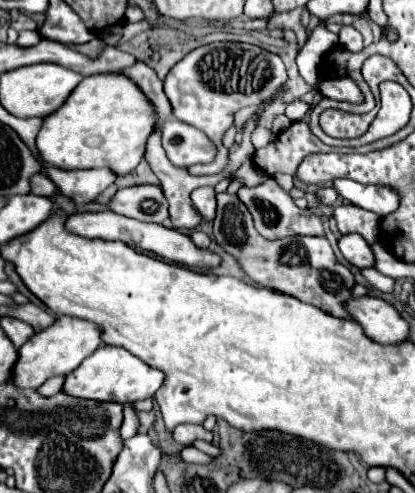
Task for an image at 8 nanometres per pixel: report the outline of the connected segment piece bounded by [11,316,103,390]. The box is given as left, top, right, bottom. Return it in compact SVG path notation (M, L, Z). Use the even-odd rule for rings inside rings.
M57 316L51 326L47 326L43 332L35 332L21 348L19 348L19 360L13 368L13 384L19 384L21 388L39 388L47 378L69 374L73 372L87 356L91 356L99 346L101 340L101 328L93 322L71 318L71 316Z

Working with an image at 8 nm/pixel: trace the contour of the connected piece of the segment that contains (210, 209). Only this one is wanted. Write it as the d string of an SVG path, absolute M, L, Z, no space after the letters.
M197 188L191 194L191 200L203 218L207 220L215 218L215 190L213 188Z

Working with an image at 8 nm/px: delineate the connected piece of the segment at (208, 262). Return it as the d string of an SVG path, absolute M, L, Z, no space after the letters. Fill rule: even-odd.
M81 212L81 214L73 214L67 218L67 230L75 232L79 236L85 238L101 238L101 240L119 240L125 242L131 248L139 248L145 252L151 252L159 258L165 258L169 262L175 264L183 264L189 268L199 268L199 270L207 270L207 268L215 268L219 266L219 256L209 252L209 250L201 250L195 248L191 244L191 238L173 230L173 228L165 228L161 224L151 224L151 222L139 222L139 220L131 220L113 212Z

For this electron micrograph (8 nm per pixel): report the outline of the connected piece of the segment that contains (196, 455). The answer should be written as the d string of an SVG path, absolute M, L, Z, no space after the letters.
M185 446L185 448L181 448L179 456L181 456L185 462L195 462L195 464L211 462L211 456L207 456L207 454L199 452L199 450L197 450L197 448L193 448L193 446Z

